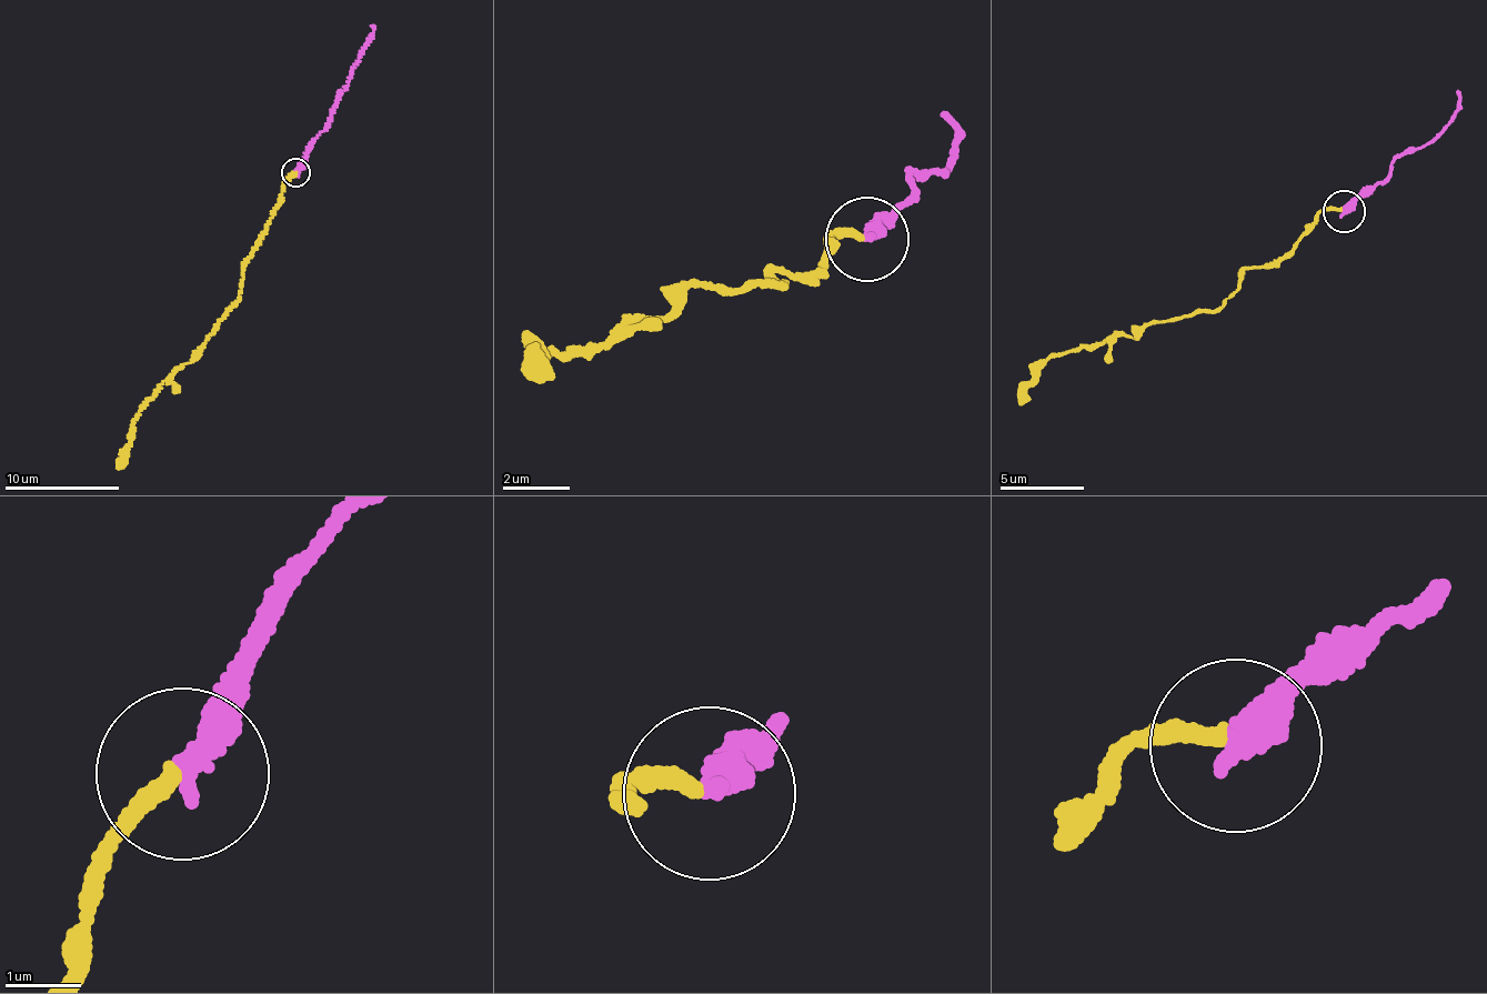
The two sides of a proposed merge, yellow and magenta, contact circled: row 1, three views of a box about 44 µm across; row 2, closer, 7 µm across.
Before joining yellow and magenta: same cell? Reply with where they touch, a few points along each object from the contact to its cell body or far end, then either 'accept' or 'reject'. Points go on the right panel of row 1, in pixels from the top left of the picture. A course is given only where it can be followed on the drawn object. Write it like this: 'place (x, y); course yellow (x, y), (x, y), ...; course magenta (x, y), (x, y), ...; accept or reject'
place (1344, 211); course yellow (1342, 211), (1317, 212), (1290, 251), (1243, 272), (1212, 310), (1073, 347), (1042, 369), (1023, 401); course magenta (1344, 213), (1372, 191), (1392, 163), (1437, 136), (1458, 104), (1454, 90); accept

